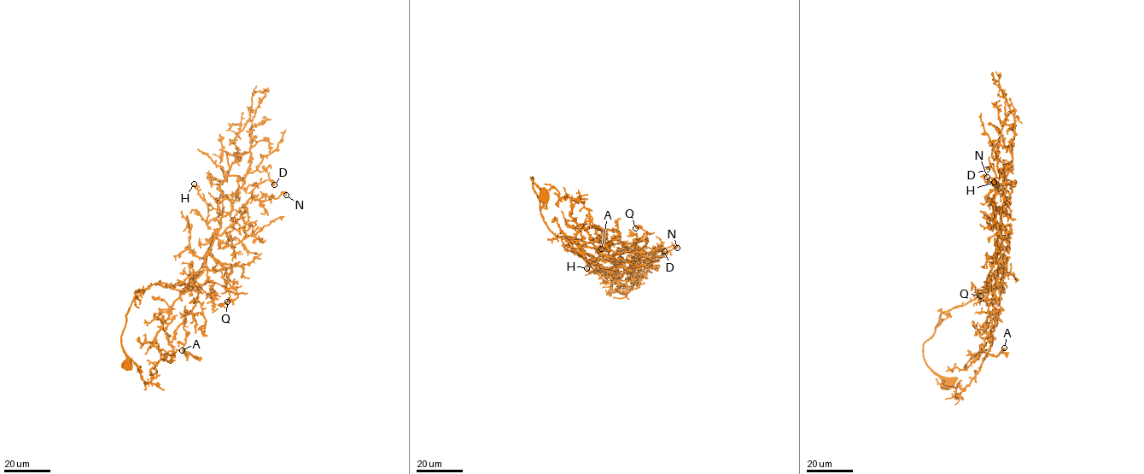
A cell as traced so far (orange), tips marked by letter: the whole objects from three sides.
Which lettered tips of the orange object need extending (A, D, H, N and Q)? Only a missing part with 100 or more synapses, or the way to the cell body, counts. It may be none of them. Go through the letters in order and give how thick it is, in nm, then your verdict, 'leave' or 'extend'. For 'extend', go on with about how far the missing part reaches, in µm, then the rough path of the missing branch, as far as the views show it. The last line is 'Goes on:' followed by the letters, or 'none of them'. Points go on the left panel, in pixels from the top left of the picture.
A: calibre 460 nm; leave
D: calibre 400 nm; leave
H: calibre 320 nm; leave
N: calibre 200 nm; leave
Q: calibre 180 nm; leave
Goes on: none of them

